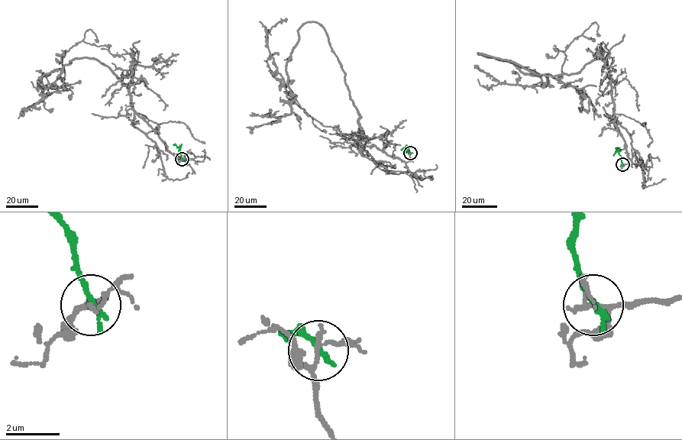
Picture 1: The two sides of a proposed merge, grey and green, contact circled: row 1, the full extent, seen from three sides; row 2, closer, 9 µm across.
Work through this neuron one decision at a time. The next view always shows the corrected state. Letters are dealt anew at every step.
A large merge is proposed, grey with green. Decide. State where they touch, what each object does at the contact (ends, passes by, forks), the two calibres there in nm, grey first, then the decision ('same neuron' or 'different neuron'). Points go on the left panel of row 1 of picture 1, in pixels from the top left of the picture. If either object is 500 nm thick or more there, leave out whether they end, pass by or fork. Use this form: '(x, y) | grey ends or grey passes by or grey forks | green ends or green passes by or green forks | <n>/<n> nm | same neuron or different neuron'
(182, 159) | grey forks | green ends | 150/260 nm | different neuron

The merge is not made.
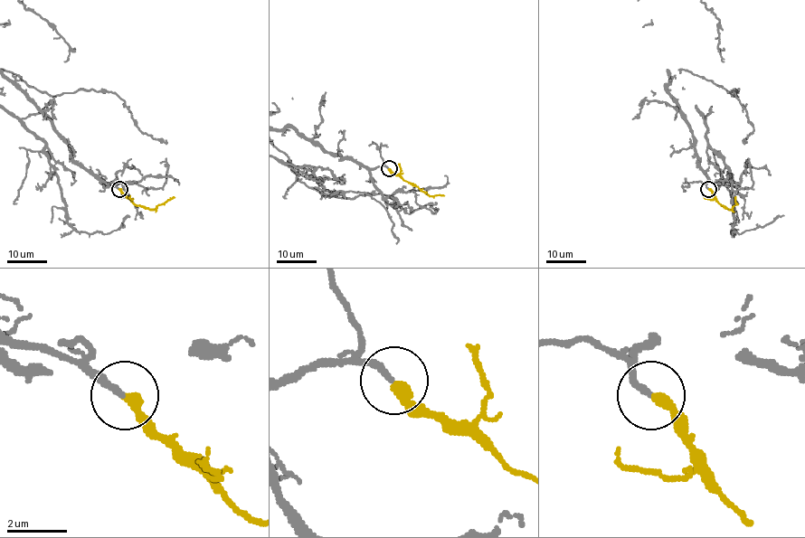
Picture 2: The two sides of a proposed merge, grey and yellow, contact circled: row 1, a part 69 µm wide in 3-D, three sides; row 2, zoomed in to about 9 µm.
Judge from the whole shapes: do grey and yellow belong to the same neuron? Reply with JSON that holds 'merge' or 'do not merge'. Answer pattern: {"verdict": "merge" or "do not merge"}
{"verdict": "merge"}

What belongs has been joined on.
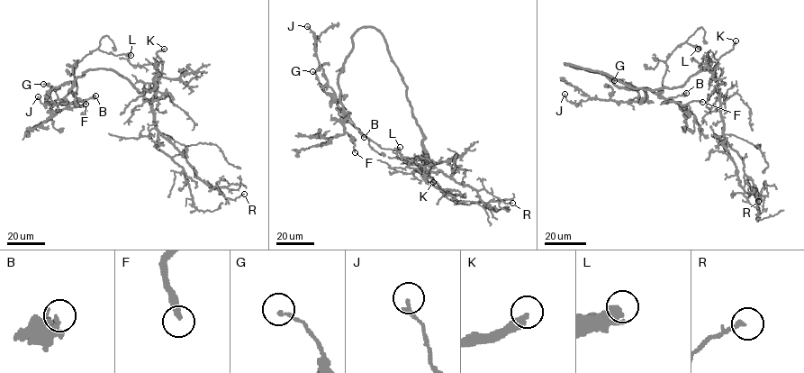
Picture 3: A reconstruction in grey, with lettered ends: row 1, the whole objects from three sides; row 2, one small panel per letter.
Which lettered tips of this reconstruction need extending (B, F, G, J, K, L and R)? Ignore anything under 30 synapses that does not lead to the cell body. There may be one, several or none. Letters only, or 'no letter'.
F, K

